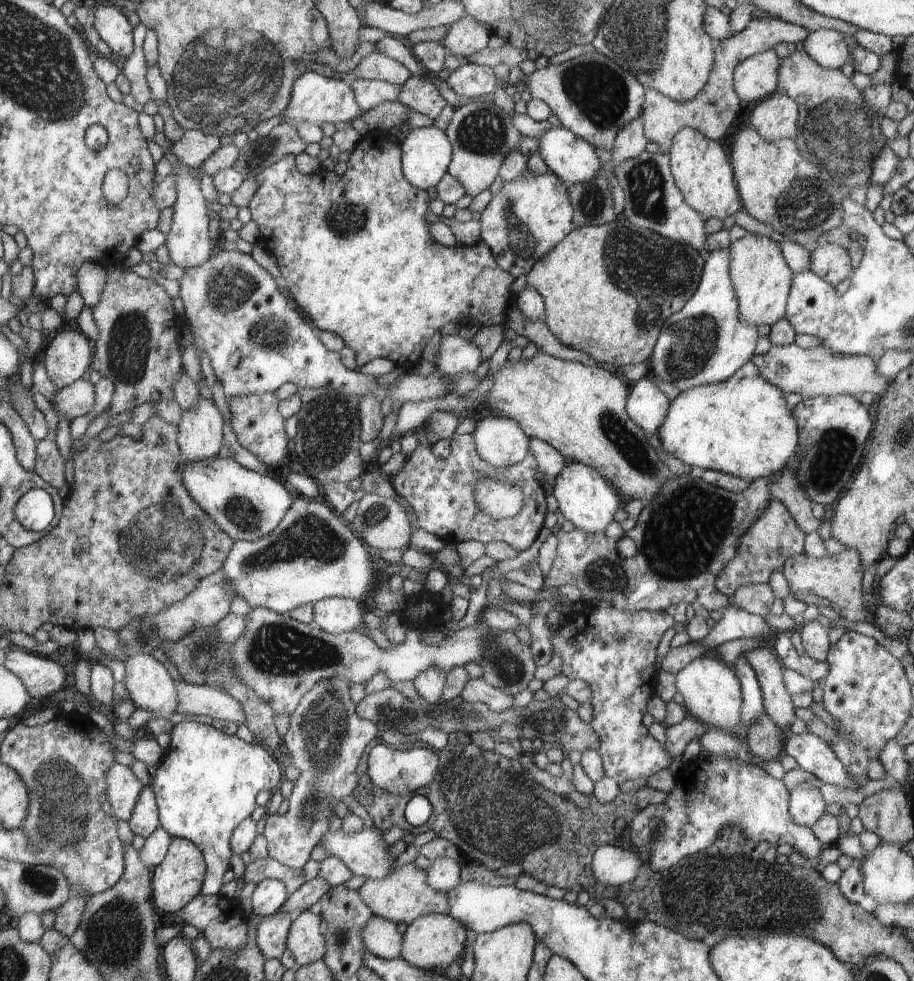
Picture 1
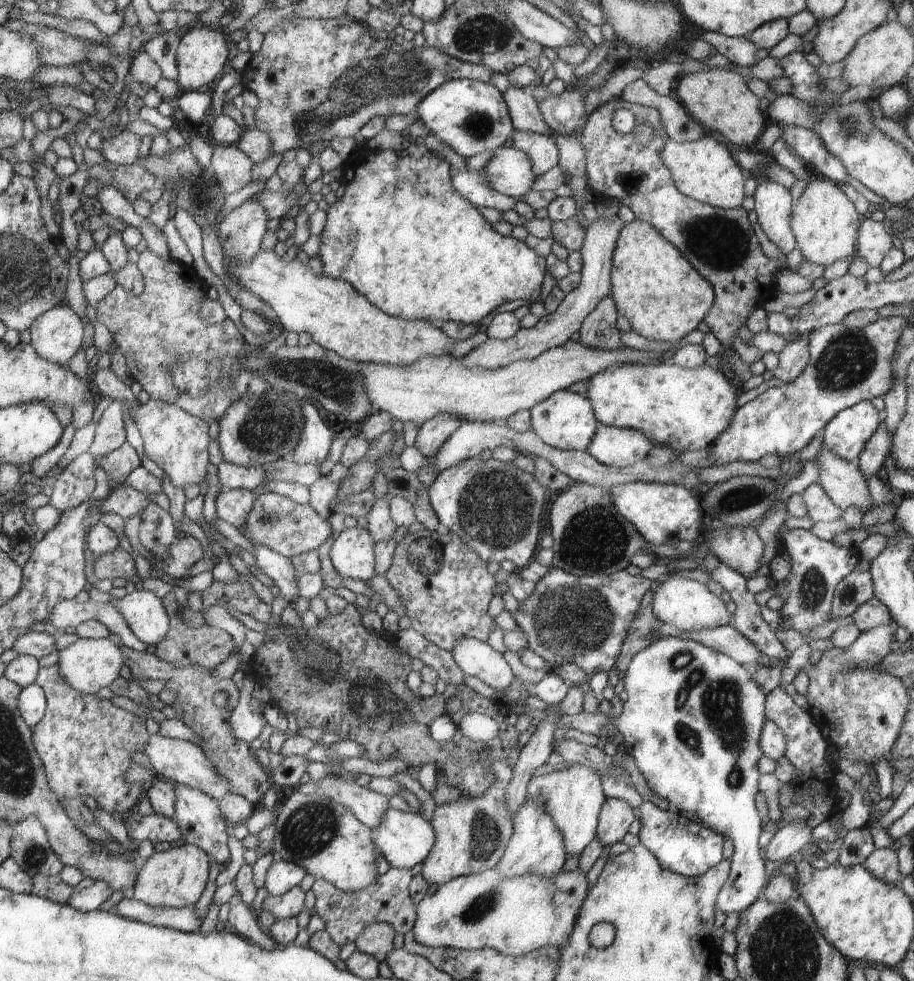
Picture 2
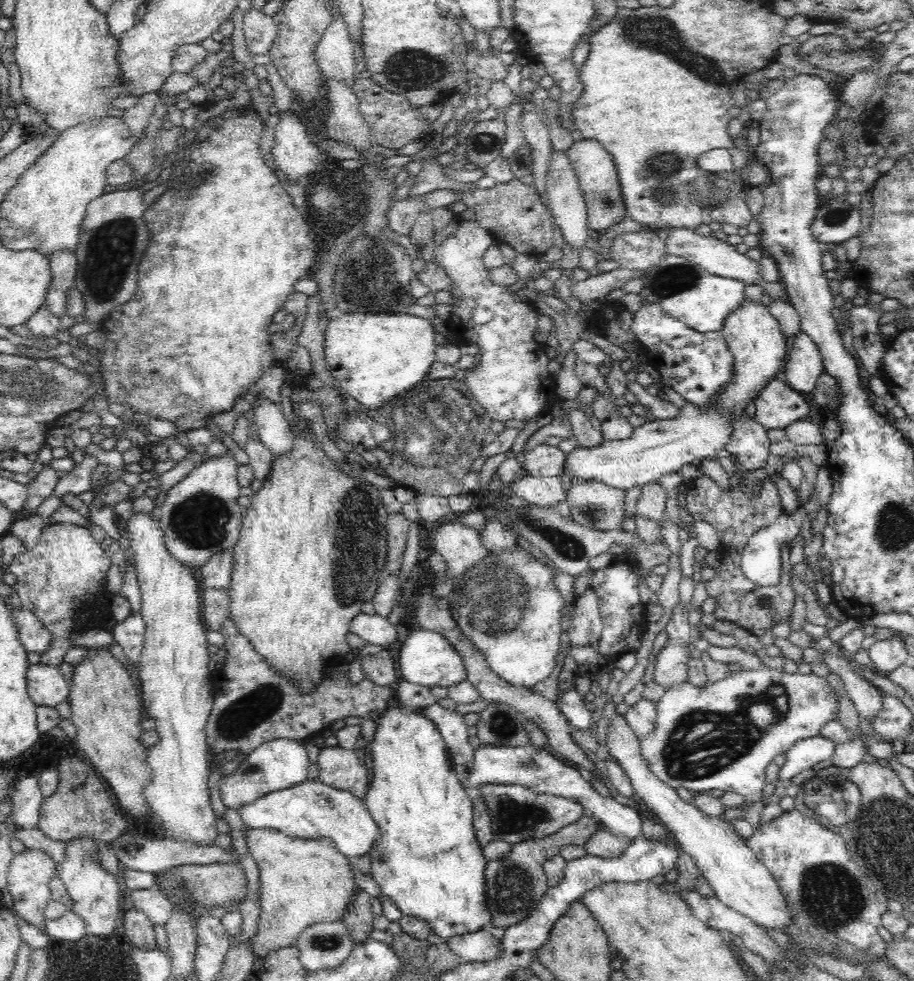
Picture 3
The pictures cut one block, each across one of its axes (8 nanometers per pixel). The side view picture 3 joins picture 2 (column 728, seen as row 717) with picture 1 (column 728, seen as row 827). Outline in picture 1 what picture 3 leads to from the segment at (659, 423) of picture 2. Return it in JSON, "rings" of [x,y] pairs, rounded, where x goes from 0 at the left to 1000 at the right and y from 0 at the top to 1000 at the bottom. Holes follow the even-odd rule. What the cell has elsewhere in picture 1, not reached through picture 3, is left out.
{"rings":[[[823,367],[791,389],[765,392],[746,399],[733,414],[728,429],[720,438],[724,458],[757,477],[787,480],[803,486],[823,490],[840,486],[859,478],[875,455],[872,428],[858,410],[858,401],[841,390]]]}

